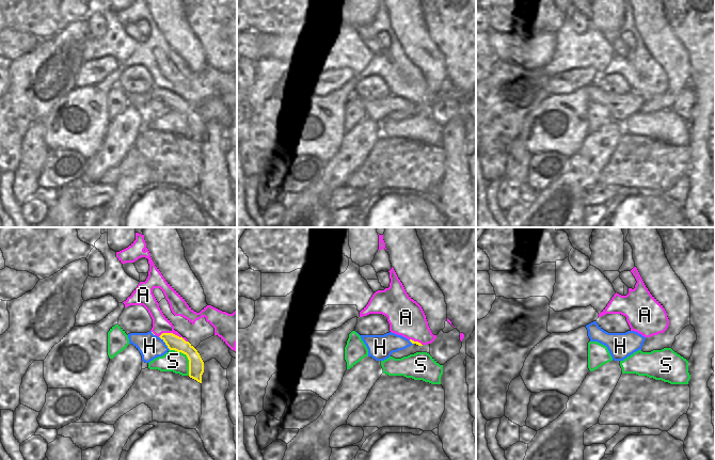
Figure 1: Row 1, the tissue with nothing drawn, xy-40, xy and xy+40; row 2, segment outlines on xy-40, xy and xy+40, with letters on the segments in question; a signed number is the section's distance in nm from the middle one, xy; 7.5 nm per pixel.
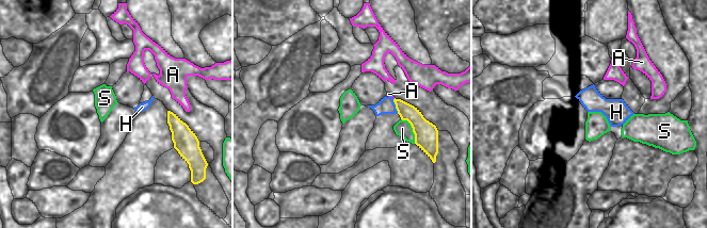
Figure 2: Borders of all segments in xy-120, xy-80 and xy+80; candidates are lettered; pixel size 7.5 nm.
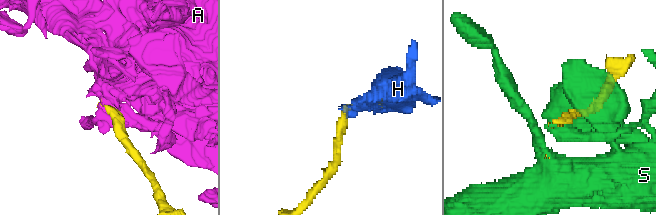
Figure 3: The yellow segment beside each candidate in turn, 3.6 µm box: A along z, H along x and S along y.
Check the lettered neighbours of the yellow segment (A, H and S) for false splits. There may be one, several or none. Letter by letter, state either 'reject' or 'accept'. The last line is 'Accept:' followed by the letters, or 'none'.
A: reject
H: accept
S: reject
Accept: H

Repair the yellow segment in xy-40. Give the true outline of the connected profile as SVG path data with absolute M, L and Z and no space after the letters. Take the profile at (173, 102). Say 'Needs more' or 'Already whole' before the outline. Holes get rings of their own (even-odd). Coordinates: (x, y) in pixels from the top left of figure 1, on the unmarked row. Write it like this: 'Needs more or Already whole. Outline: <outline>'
Needs more. Outline: M152 92L147 94L128 95L129 105L132 105L141 114L142 122L149 124L169 111L175 111L187 116L189 121L189 138L202 144L204 123L197 111L182 98L173 94L162 94L159 98Z

